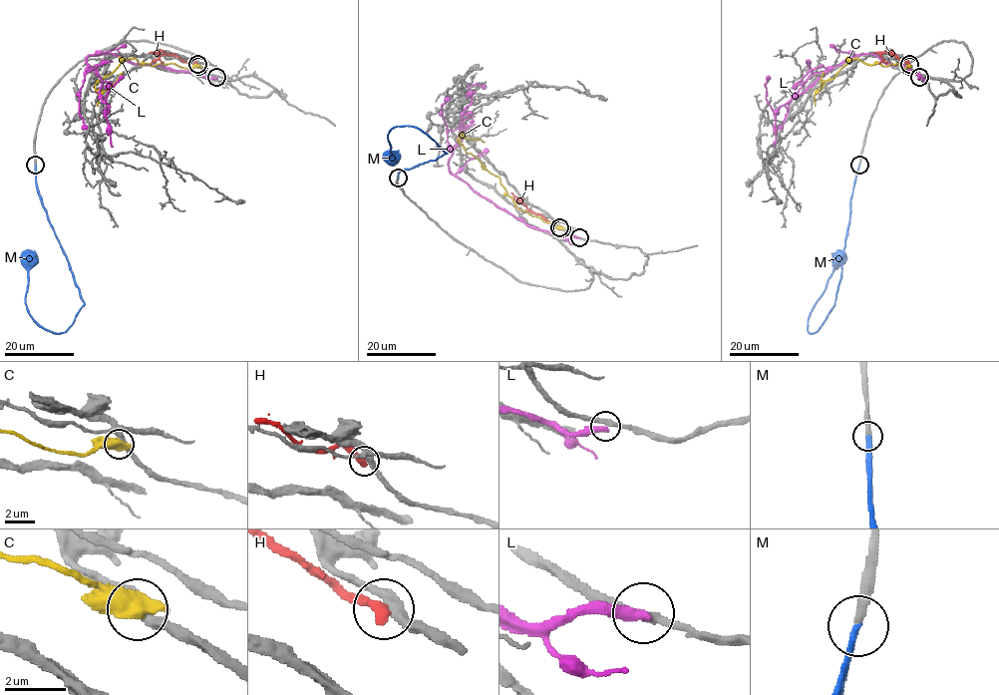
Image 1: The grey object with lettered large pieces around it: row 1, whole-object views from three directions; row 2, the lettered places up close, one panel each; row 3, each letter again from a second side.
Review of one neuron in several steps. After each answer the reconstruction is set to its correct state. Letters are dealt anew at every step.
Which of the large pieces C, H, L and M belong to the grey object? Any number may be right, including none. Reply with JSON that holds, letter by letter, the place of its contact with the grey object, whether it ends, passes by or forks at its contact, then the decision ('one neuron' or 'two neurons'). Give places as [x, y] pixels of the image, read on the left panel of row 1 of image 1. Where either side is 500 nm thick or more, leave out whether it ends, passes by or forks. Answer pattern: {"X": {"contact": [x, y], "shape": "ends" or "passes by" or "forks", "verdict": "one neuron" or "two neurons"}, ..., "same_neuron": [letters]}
{"C": {"contact": [198, 66], "verdict": "two neurons"}, "H": {"contact": [197, 64], "shape": "ends", "verdict": "two neurons"}, "L": {"contact": [216, 77], "shape": "ends", "verdict": "two neurons"}, "M": {"contact": [35, 165], "shape": "ends", "verdict": "one neuron"}, "same_neuron": ["M"]}

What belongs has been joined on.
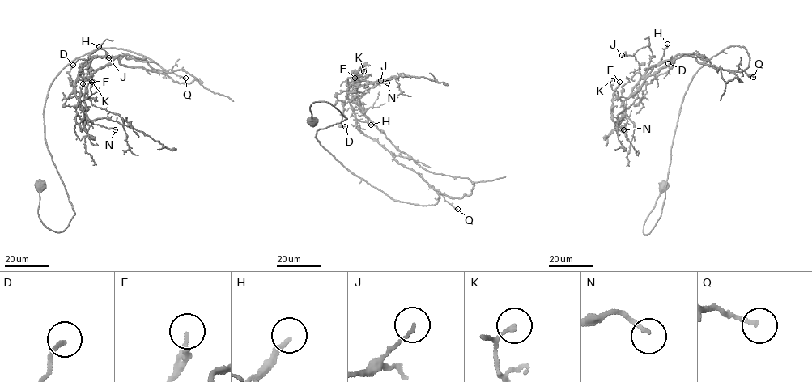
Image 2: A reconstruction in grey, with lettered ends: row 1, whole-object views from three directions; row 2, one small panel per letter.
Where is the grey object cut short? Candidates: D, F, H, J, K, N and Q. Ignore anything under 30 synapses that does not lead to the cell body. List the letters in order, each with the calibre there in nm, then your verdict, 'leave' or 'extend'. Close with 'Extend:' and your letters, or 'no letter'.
D: 160 nm thick; leave
F: 170 nm thick; leave
H: 200 nm thick; leave
J: 120 nm thick; leave
K: 110 nm thick; leave
N: 160 nm thick; leave
Q: 170 nm thick; leave
Extend: no letter

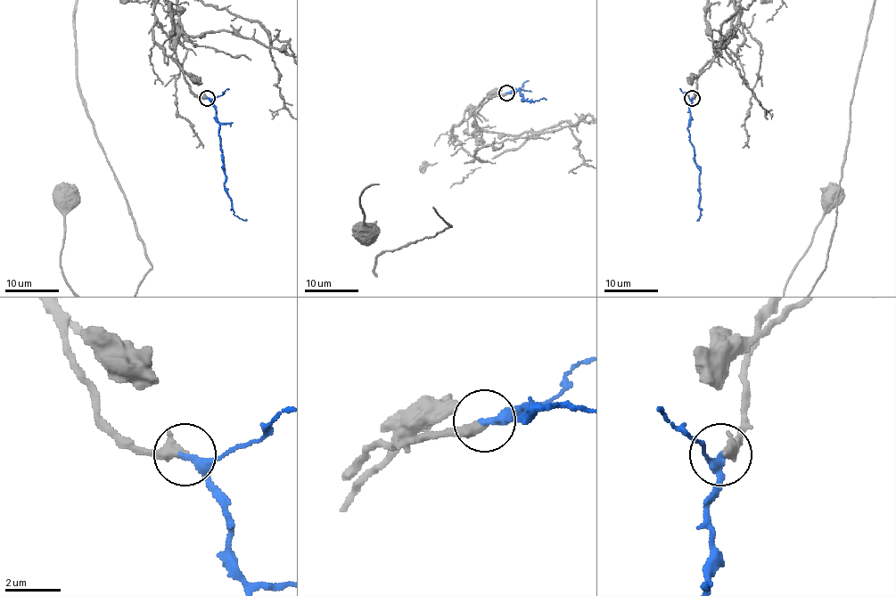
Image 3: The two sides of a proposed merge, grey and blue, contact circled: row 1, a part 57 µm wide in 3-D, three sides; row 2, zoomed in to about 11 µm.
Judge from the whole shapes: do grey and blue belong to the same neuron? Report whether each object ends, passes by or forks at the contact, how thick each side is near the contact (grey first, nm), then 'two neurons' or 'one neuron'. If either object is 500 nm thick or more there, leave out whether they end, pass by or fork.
grey ends; blue passes by; calibres 420 and 240 nm; one neuron

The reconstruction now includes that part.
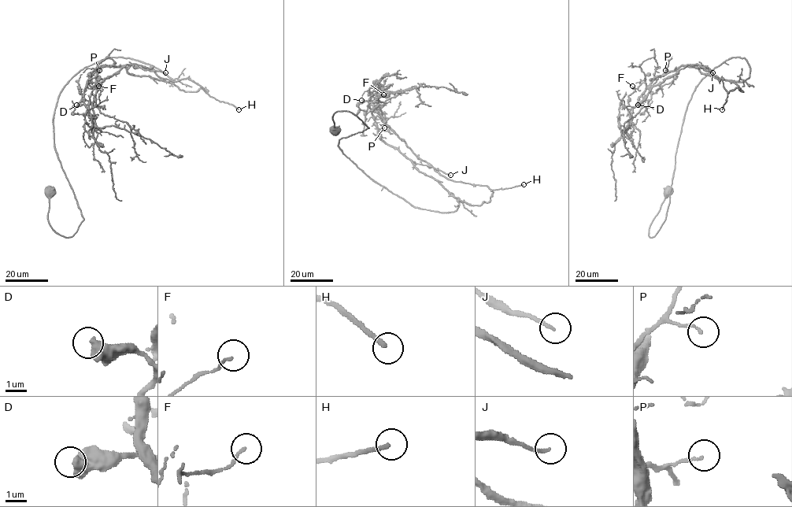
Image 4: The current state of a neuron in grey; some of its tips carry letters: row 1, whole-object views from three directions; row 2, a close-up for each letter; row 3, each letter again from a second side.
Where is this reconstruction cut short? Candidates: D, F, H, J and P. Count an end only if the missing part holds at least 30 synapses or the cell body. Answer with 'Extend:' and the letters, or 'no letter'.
Extend: H

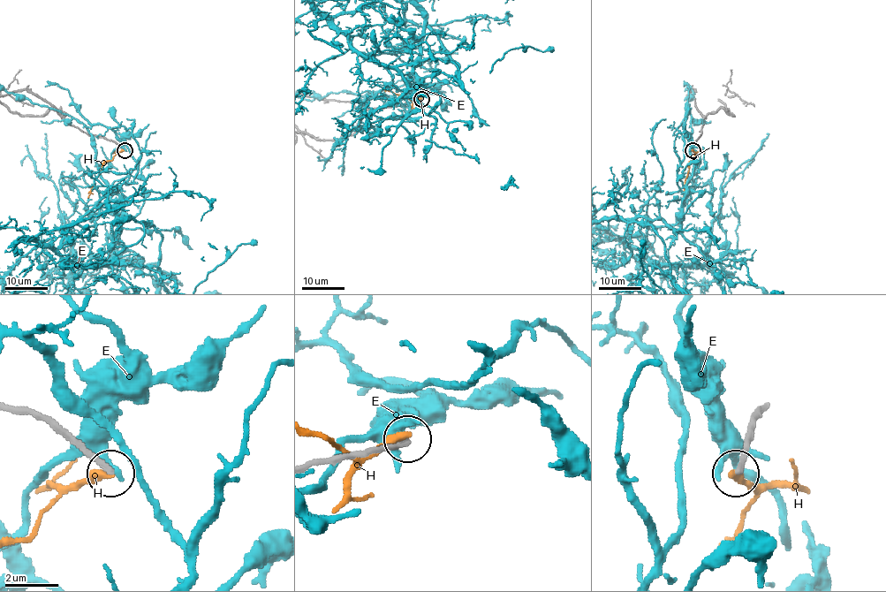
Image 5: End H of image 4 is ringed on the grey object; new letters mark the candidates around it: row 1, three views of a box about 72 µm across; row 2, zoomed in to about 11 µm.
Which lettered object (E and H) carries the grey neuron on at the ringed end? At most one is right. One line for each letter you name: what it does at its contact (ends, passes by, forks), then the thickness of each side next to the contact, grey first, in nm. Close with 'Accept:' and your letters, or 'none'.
Accept: none

